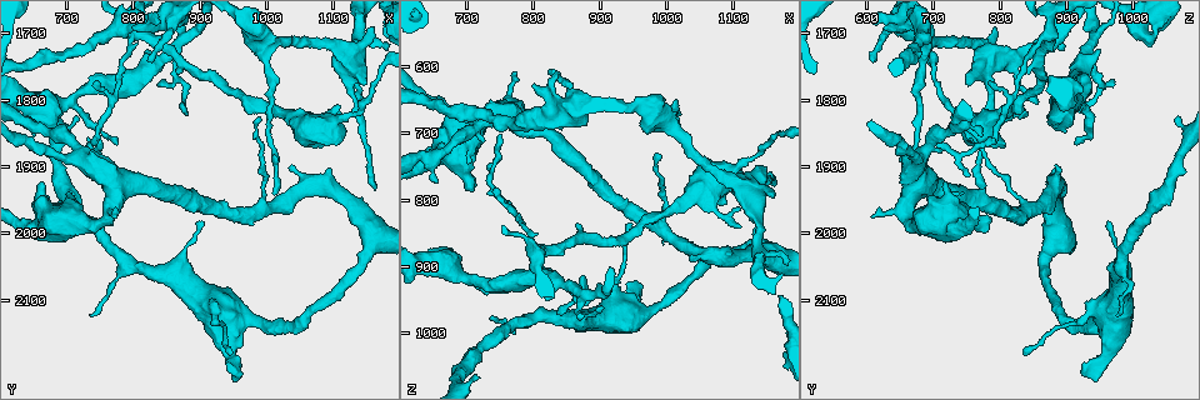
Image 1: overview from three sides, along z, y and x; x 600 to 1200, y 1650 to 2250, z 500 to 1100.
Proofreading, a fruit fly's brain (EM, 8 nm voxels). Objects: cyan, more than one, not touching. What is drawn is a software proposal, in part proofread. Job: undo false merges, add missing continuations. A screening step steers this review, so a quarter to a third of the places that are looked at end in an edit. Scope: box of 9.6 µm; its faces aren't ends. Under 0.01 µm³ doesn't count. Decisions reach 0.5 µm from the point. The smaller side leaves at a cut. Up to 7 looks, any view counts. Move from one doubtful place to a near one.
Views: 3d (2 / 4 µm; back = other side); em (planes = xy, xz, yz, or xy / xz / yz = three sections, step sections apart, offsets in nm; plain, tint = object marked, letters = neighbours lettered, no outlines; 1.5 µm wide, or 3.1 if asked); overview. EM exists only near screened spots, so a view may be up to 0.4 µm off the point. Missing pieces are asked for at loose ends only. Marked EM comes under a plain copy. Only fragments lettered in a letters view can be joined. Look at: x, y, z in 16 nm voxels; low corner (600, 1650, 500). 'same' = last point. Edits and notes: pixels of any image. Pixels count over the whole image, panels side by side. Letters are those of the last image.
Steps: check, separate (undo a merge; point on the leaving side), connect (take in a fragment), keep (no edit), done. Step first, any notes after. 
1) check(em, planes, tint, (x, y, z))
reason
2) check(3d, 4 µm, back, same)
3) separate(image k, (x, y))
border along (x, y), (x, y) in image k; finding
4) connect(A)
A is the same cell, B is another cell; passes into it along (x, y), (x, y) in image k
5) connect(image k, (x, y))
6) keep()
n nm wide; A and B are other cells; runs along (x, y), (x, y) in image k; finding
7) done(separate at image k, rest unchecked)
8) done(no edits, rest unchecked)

check(3d, 4 µm, back, (820, 1725, 955))
thick end

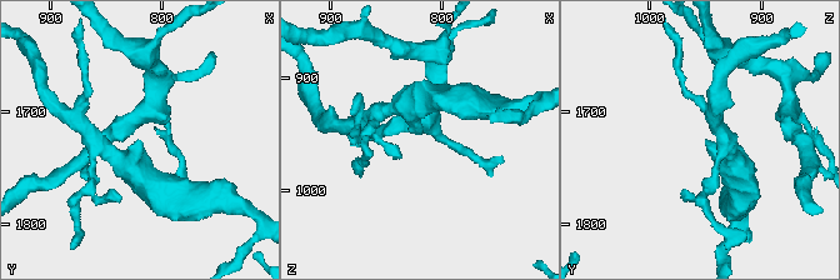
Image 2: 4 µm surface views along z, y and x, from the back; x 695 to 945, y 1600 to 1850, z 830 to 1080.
check(em, xz, step 8, letters, (820, 1728, 952))

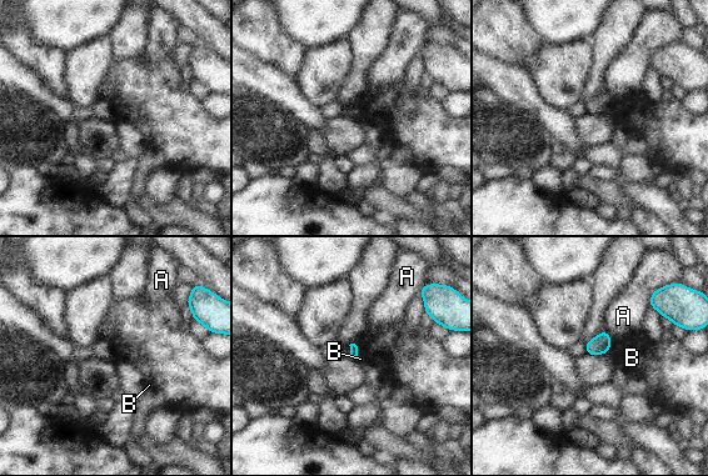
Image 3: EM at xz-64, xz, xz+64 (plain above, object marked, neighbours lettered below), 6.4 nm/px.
keep()
A and B are other cells; border along (354, 342), (357, 346), (355, 357) in image 3; none of them fits

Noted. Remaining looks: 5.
check(em, xz, step 4, tint, (780, 1970, 605))
branch stops here

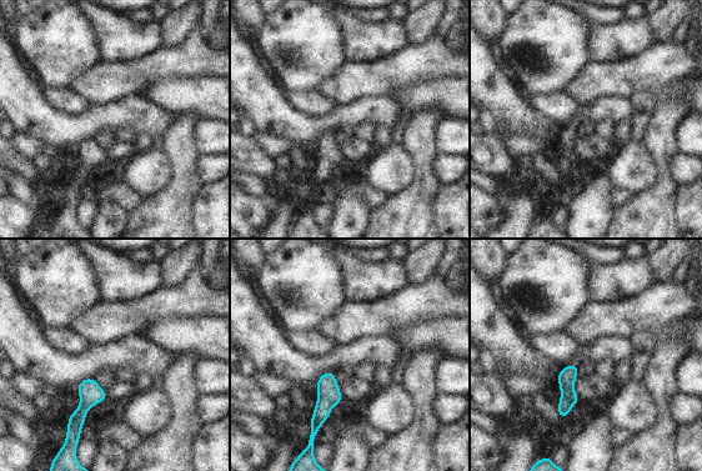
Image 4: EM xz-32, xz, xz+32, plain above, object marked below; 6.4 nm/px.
check(em, planes, letters, same)

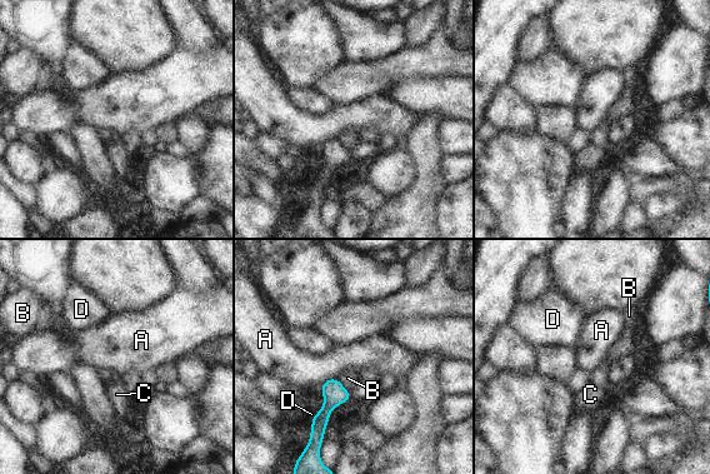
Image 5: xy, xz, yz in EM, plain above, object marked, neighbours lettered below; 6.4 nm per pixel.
keep()
A, B, C and D are other cells; border along (336, 377), (328, 378), (321, 384) in image 5; no lettered fragment goes on from it

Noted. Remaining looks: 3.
check(3d, 4 µm, back, (655, 1855, 775))
free end

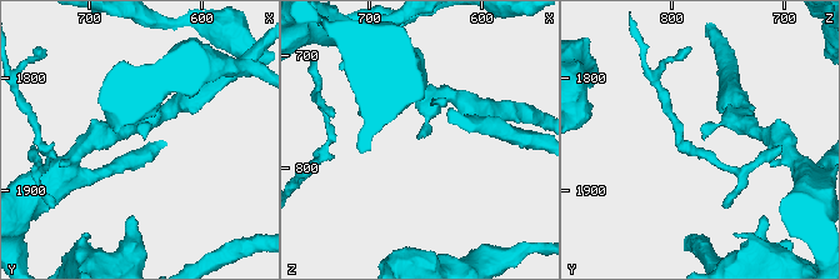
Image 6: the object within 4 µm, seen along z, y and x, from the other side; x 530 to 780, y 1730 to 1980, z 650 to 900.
check(em, planes, letters, (650, 1856, 774))

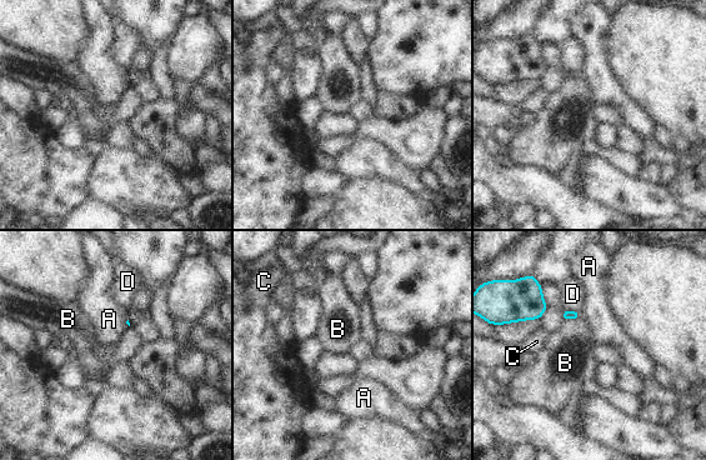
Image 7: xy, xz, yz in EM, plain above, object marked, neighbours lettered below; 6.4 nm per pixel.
keep()
A, B, C and D are other cells; border along (577, 313), (575, 318), (565, 319) in image 7; no lettered fragment goes on from it

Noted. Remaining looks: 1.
done(no edits, rest unchecked)

